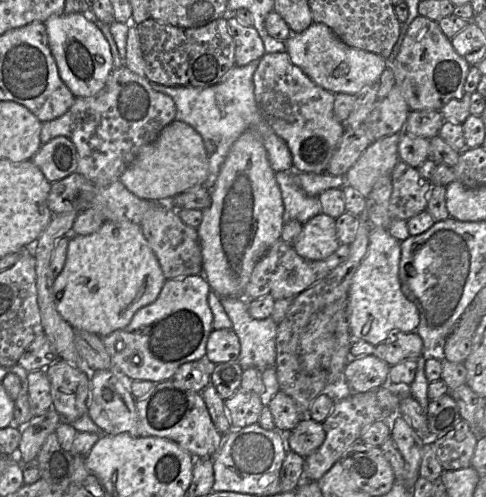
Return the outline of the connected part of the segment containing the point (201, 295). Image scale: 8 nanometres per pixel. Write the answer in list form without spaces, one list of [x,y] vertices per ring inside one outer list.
[[[202,273],[167,279],[157,299],[139,309],[125,328],[102,337],[103,344],[111,358],[112,369],[131,380],[146,379],[159,383],[172,379],[182,364],[206,357],[207,341],[213,330],[213,314],[208,304],[210,291],[211,287]]]

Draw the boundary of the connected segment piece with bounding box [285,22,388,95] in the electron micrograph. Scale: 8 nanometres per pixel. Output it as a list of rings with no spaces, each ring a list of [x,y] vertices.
[[[313,22],[303,32],[292,33],[285,44],[291,62],[315,84],[334,95],[358,94],[364,88],[379,82],[383,71],[388,67],[386,59],[346,45],[323,23]]]

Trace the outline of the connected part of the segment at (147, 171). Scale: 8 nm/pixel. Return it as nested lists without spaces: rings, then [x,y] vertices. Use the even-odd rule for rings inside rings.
[[[173,120],[153,142],[139,150],[119,180],[141,199],[169,202],[184,191],[202,186],[208,172],[209,161],[201,135],[187,123]]]

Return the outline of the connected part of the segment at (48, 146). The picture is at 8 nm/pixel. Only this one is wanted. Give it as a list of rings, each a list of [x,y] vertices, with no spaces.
[[[58,136],[42,144],[31,160],[54,183],[76,172],[78,153],[70,138]]]

